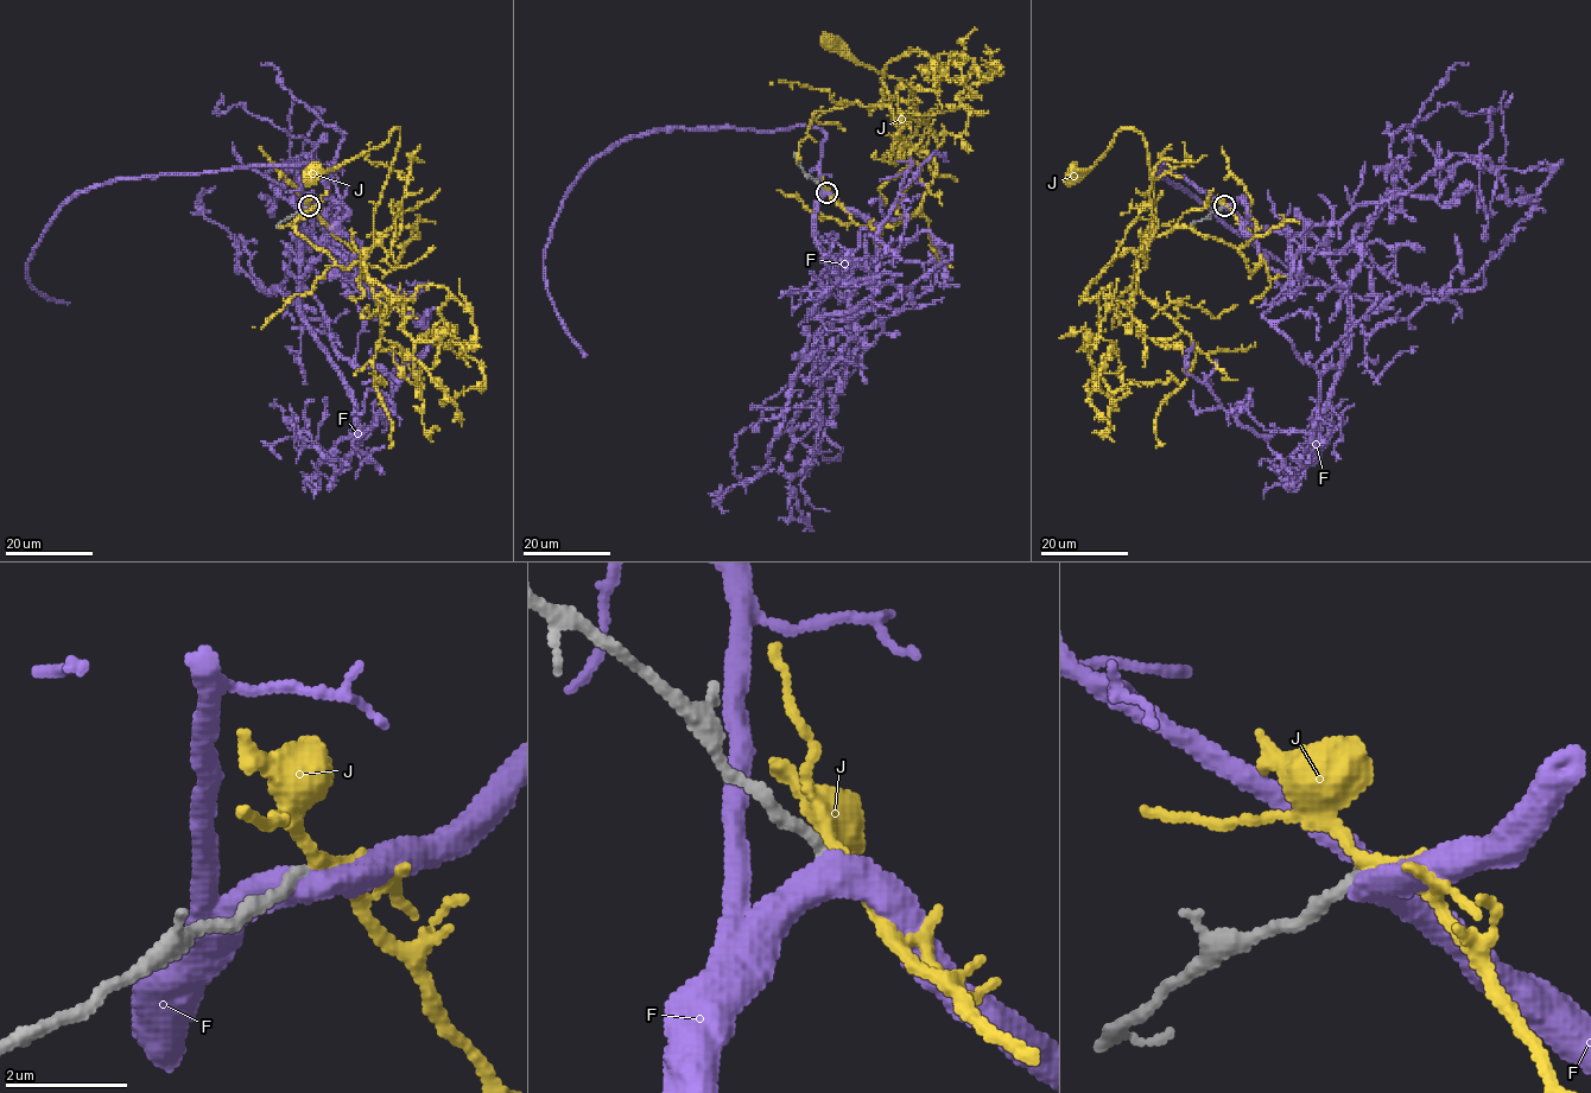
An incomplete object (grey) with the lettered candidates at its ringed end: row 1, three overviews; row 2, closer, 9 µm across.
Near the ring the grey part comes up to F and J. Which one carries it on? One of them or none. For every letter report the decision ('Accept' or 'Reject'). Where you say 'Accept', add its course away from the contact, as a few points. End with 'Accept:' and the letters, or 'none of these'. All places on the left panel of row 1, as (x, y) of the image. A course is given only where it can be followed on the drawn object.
F: Reject
J: Reject
Accept: none of these

